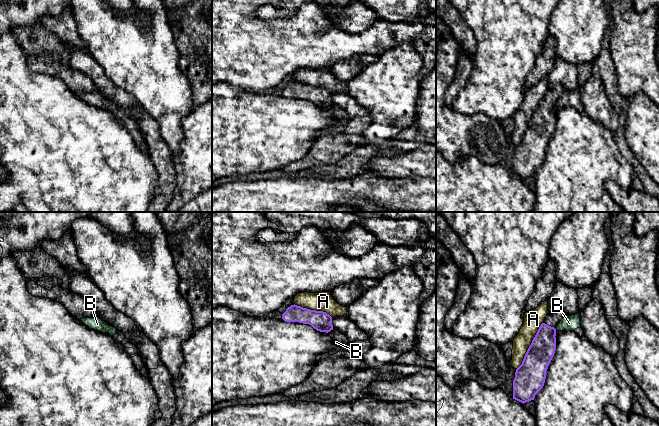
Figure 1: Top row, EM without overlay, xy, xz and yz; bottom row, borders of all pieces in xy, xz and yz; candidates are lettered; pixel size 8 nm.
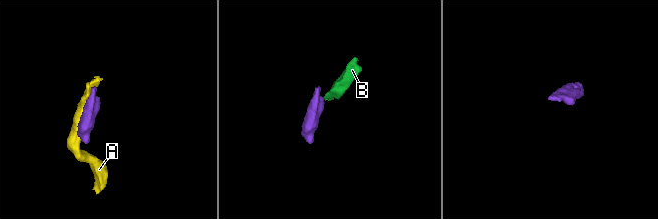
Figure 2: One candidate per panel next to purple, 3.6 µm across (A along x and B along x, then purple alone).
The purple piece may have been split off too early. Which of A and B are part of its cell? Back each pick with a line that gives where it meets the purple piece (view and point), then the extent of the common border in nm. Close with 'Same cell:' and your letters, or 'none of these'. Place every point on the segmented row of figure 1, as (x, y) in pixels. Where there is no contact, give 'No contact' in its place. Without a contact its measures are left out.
Same cell: none of these

